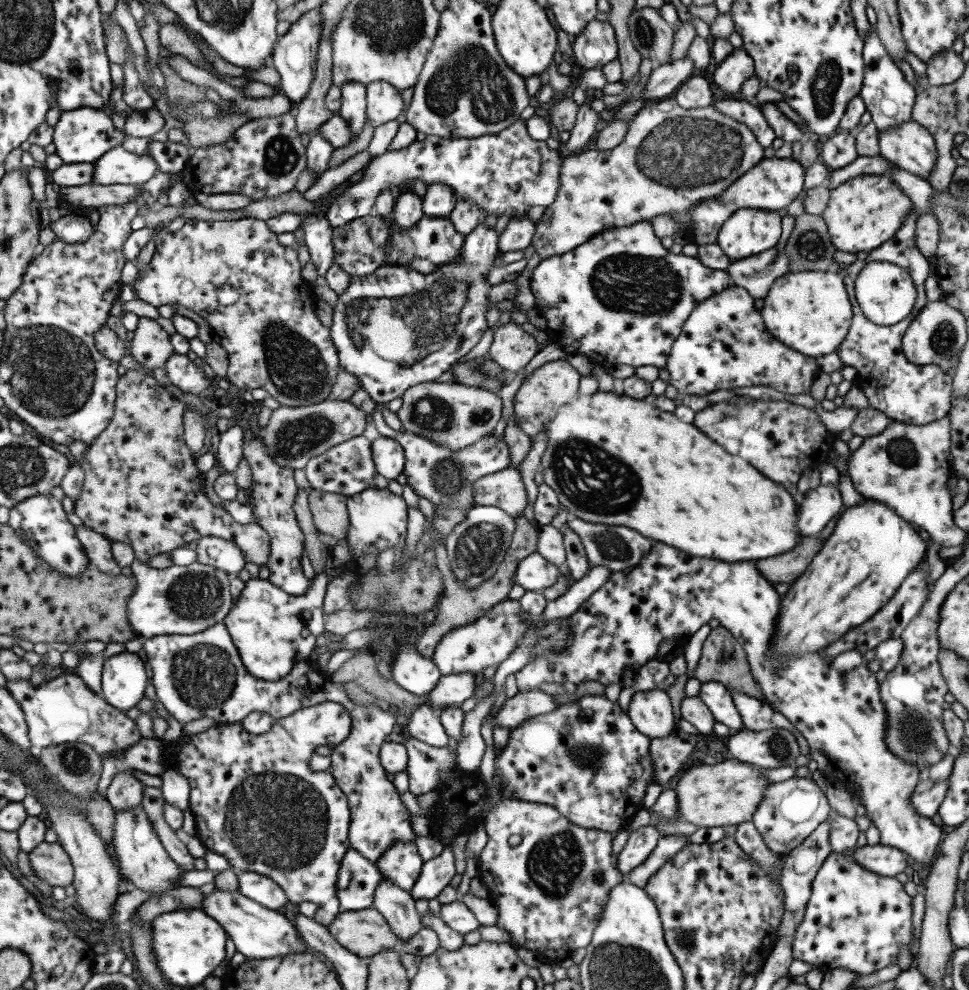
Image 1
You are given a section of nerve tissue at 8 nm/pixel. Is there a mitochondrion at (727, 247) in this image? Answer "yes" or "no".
no

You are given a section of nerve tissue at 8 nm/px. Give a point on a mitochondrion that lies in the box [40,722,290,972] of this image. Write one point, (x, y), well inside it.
(74, 760)

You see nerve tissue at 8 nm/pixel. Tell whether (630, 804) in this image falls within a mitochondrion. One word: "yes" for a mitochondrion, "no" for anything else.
no

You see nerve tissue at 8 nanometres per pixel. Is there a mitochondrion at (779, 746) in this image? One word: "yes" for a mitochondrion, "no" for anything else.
yes

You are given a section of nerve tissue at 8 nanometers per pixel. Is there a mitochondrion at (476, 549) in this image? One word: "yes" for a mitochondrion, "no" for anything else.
yes

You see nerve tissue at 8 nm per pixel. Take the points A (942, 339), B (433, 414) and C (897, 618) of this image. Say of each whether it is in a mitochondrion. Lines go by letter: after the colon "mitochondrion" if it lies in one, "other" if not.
A: mitochondrion
B: mitochondrion
C: other

